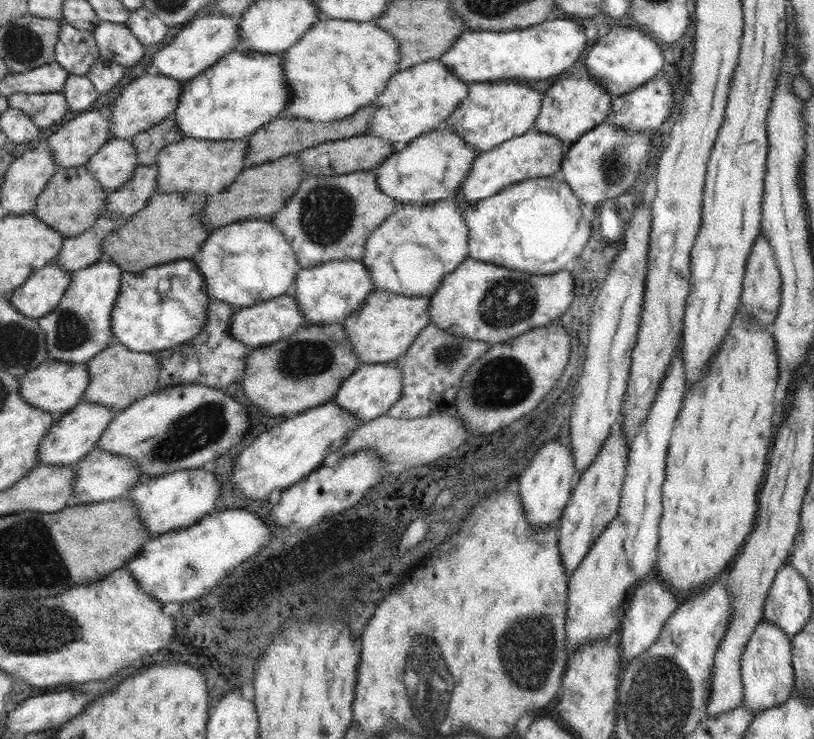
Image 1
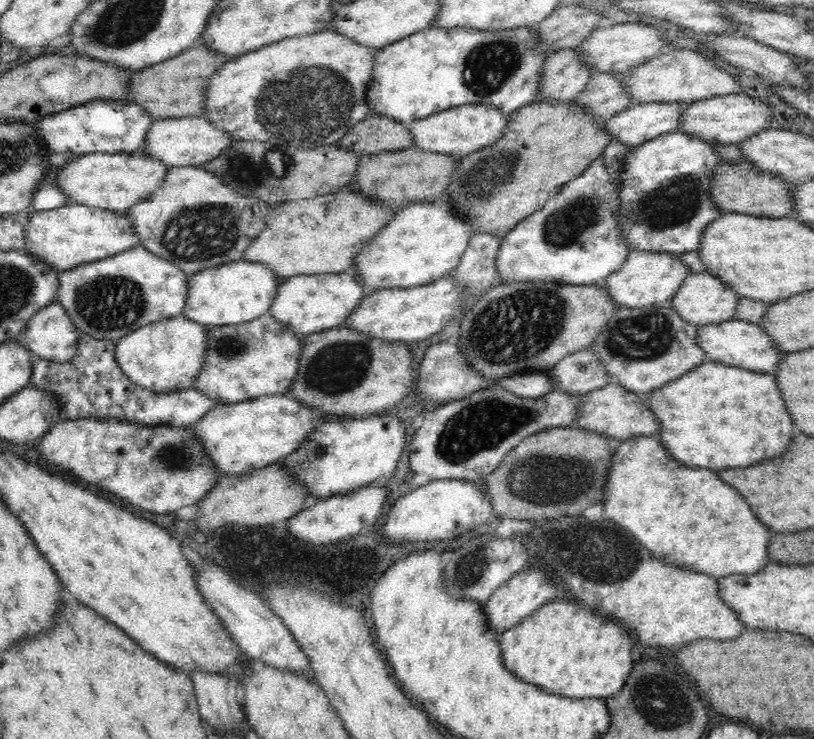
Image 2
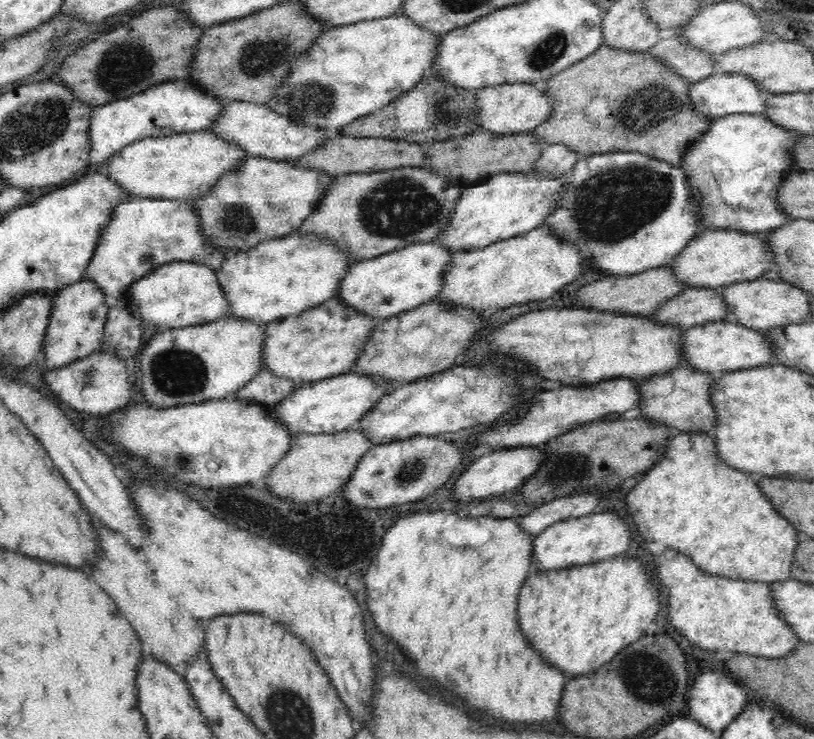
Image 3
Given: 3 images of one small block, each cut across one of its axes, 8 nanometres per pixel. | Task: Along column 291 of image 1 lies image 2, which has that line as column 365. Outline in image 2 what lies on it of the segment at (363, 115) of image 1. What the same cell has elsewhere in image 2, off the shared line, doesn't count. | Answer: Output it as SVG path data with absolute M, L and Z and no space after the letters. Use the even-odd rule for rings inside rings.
M371 112L368 117L356 123L336 145L358 154L372 155L380 152L398 151L414 146L413 136L403 123Z

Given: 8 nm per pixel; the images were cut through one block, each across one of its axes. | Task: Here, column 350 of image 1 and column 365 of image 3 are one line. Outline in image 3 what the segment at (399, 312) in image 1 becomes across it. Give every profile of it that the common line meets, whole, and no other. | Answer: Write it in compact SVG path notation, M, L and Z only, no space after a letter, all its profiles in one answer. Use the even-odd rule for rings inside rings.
M339 296L332 297L299 316L266 324L263 367L281 379L290 379L302 385L348 373L380 321L357 312Z

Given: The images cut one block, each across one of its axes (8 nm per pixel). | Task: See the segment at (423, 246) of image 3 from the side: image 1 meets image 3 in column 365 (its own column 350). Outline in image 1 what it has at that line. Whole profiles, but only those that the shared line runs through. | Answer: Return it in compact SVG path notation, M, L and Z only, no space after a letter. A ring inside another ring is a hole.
M350 259L330 260L312 268L301 268L296 273L294 286L296 290L293 292L293 300L299 305L302 317L312 325L343 323L374 289L364 264Z

